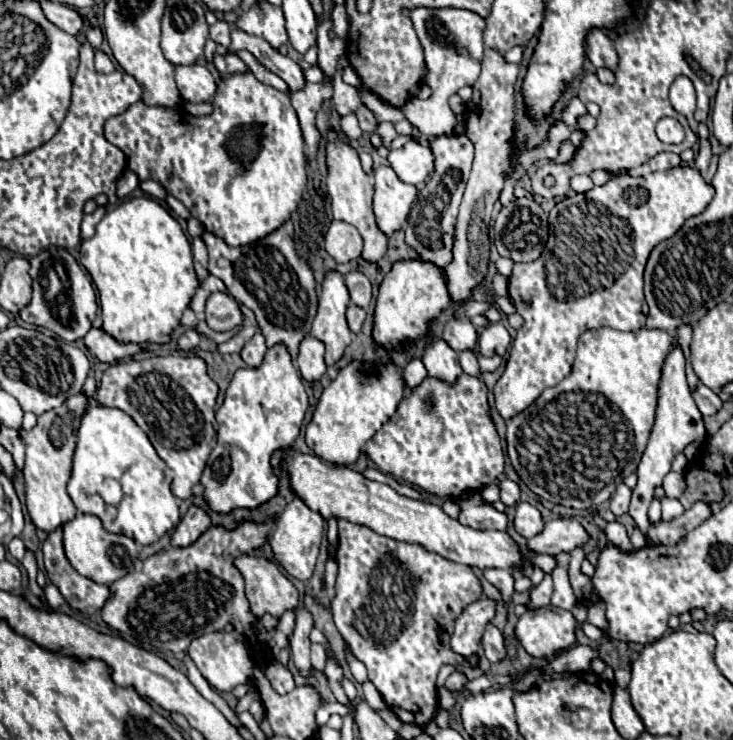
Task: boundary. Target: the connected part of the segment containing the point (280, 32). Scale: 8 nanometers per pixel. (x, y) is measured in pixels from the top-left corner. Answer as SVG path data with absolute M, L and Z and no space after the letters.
M269 2L253 4L249 10L245 10L235 24L239 30L247 34L255 34L265 38L273 48L283 46L289 38L285 32L285 16L279 6L273 6Z

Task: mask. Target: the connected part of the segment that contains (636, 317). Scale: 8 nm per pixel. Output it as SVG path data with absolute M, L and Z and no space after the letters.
M677 166L639 178L621 176L605 186L595 186L585 194L573 194L549 212L549 240L543 254L529 264L513 264L509 276L509 298L525 324L517 330L505 372L493 388L497 410L505 420L525 410L537 400L543 388L555 386L571 372L575 346L585 330L609 326L635 332L645 328L645 314L641 310L643 270L651 250L659 242L671 238L687 218L701 214L711 198L713 188L703 182L703 176L695 168Z

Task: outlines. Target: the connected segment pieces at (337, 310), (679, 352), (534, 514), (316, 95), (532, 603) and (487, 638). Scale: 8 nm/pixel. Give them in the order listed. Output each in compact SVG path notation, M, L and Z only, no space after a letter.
M337 270L327 272L321 284L319 308L311 328L311 334L319 338L327 348L325 352L327 366L333 366L353 340L353 332L349 330L347 318L345 318L345 310L349 304L351 304L351 298L349 298L349 290L345 286L343 276Z
M675 342L673 350L669 352L669 356L665 358L663 370L661 370L661 382L659 382L659 402L657 402L657 416L655 416L655 426L651 430L651 438L649 444L643 452L643 458L639 462L637 474L639 474L639 482L637 488L633 490L633 498L631 498L631 508L629 514L635 520L635 524L645 532L645 526L649 526L649 518L647 518L647 510L653 498L653 490L655 486L661 484L663 476L671 470L671 460L675 454L683 452L683 448L691 442L703 442L705 440L705 426L703 426L703 418L701 412L697 410L689 384L687 384L687 376L685 376L685 356L683 356L683 348L679 342Z
M519 502L515 506L513 526L523 538L533 538L533 534L541 532L543 520L541 520L541 514L539 514L539 510L535 506L531 506L529 502Z
M305 84L299 90L289 88L289 100L299 116L305 142L309 145L307 160L317 156L321 135L315 126L315 114L321 108L321 102L333 96L331 84Z
M547 574L539 586L531 588L527 608L529 610L537 610L537 608L543 608L543 606L549 606L551 594L553 594L553 582L551 582L551 576Z
M493 624L485 626L485 632L481 636L481 646L483 646L483 652L485 652L489 662L499 662L501 658L505 658L503 636L501 636L501 632Z

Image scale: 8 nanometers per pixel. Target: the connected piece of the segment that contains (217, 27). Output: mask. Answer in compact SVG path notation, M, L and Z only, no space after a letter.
M217 20L213 26L209 26L209 32L217 44L223 44L223 46L231 44L231 26L225 20Z

